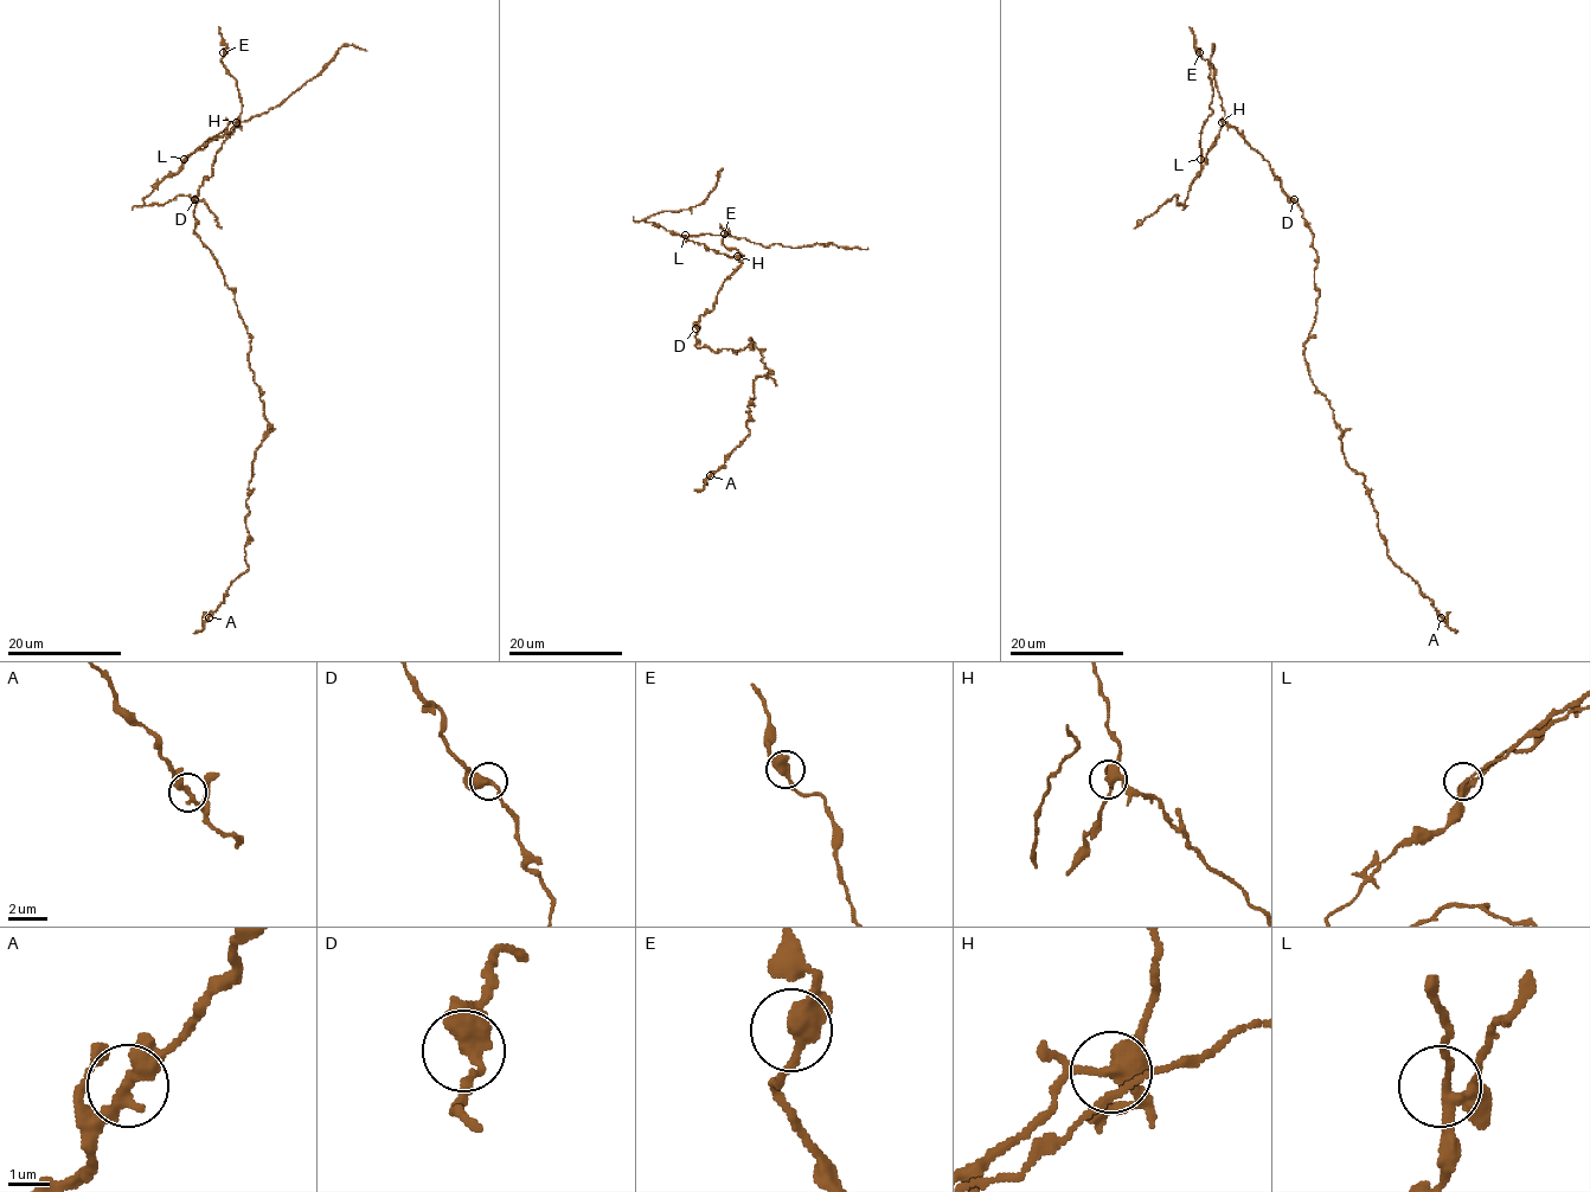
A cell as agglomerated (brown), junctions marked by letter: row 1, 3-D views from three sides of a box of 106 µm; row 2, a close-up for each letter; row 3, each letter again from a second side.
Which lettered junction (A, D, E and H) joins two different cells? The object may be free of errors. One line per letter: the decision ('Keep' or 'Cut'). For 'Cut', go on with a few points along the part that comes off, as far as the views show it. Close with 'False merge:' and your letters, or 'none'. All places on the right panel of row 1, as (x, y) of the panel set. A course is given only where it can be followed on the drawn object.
A: Keep
D: Keep
E: Keep
H: Cut. Course of the part to remove: (1222, 122), (1219, 134), (1201, 159), (1199, 146), (1204, 122), (1212, 113), (1209, 59), (1213, 45), (1213, 51)
False merge: H

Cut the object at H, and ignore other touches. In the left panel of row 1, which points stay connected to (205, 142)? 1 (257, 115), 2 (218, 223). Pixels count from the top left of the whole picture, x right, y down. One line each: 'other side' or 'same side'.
1: same side
2: same side

